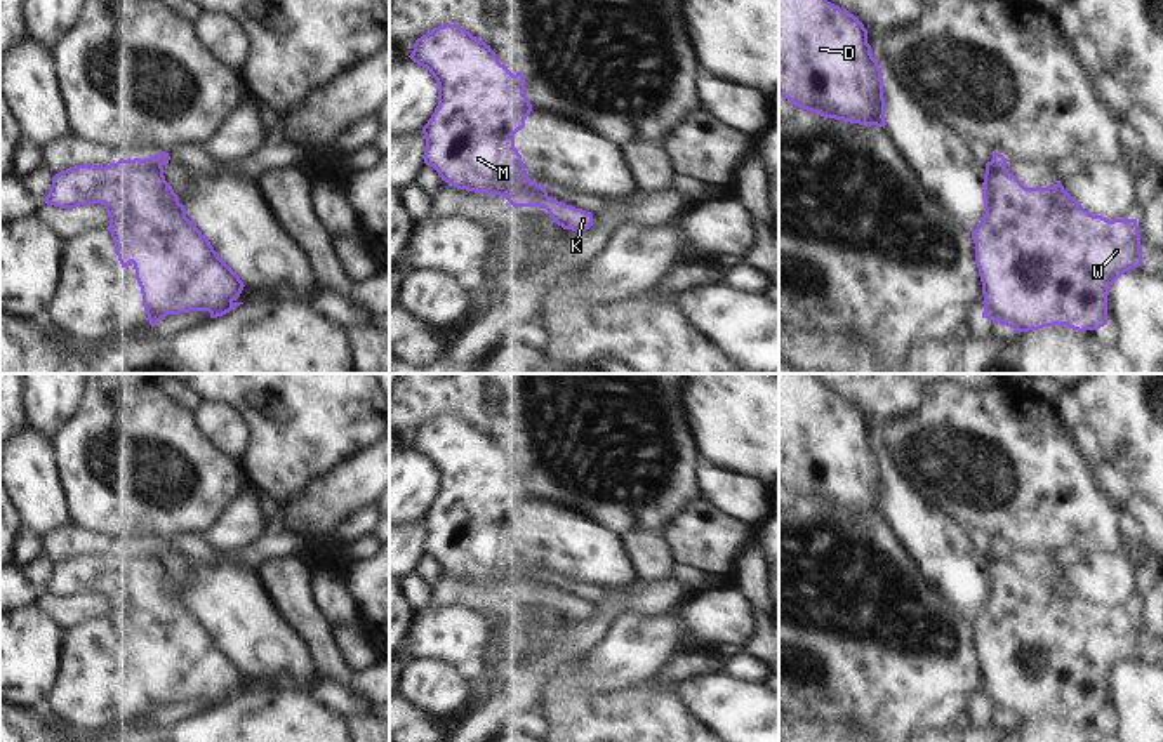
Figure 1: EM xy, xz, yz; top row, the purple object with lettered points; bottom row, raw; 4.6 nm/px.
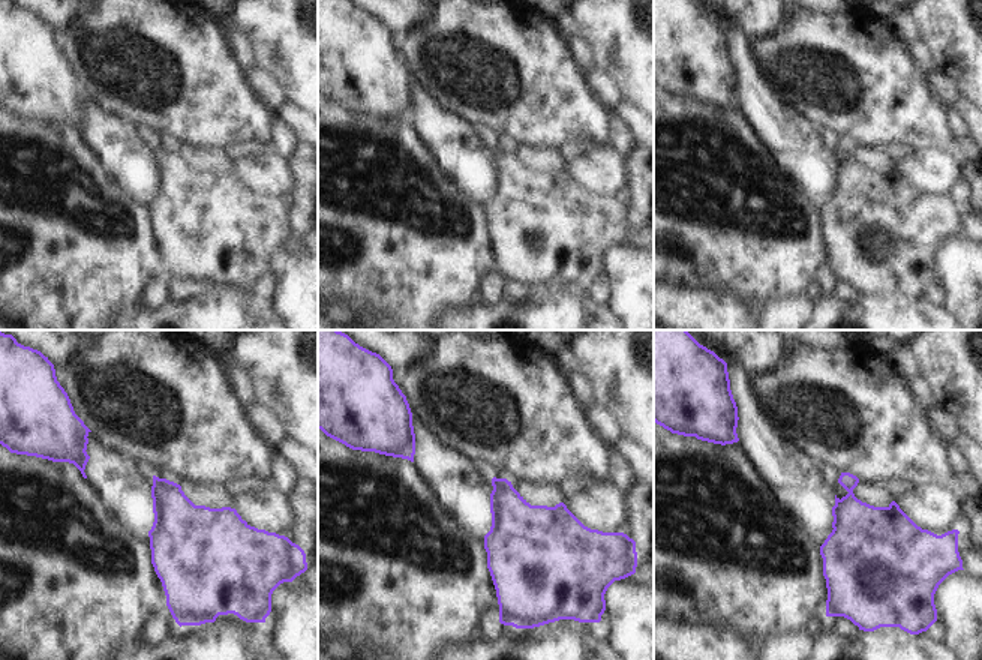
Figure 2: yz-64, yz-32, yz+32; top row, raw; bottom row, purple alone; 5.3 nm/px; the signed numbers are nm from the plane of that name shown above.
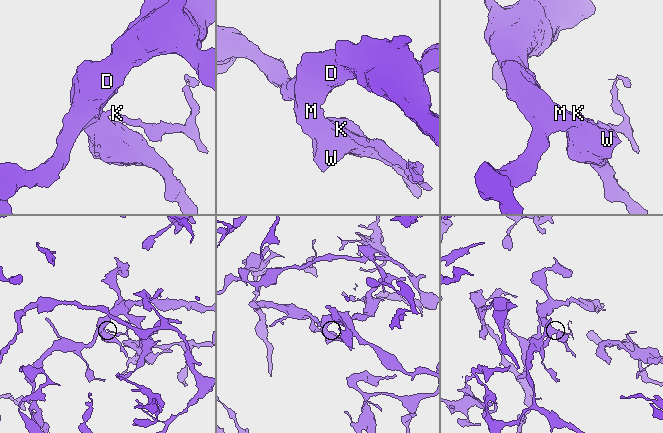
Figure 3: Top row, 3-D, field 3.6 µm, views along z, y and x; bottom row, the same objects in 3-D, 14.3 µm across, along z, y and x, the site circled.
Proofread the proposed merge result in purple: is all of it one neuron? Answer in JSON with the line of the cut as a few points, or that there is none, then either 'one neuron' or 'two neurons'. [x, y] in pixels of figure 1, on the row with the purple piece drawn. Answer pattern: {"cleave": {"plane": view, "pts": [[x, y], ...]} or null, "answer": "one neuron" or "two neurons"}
{"cleave": {"plane": "xz", "pts": [[550, 198], [544, 207]]}, "answer": "two neurons"}

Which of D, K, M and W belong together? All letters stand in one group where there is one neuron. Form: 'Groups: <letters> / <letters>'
Groups: D M W / K.

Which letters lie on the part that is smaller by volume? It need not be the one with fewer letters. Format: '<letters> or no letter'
K

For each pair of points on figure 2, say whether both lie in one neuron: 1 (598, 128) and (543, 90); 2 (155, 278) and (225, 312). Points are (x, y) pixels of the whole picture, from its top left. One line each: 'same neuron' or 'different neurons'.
1: same neuron
2: different neurons

